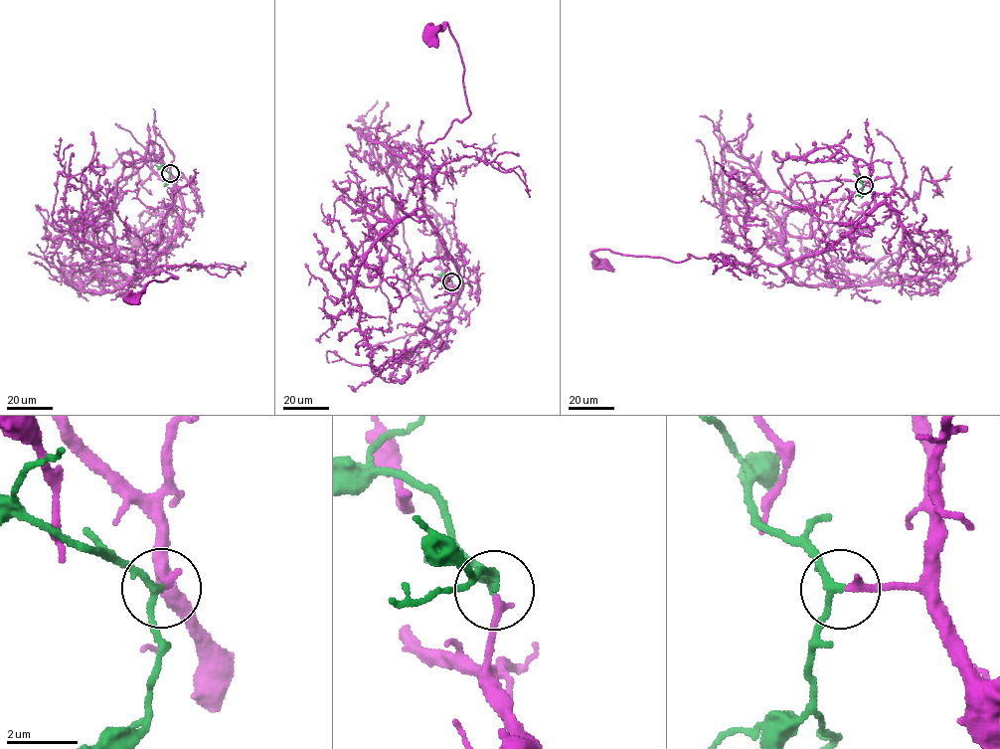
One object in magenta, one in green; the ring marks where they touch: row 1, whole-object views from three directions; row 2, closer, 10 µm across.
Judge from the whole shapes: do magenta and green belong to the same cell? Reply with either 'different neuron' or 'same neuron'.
same neuron

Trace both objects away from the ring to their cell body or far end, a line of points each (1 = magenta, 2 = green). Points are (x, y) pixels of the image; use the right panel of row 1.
1: (864, 185), (875, 206), (835, 242), (789, 263), (594, 250), (601, 264)
2: (864, 185), (858, 180), (860, 173)

